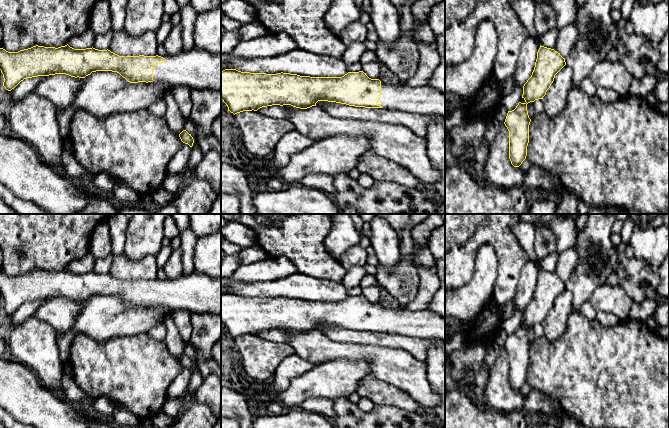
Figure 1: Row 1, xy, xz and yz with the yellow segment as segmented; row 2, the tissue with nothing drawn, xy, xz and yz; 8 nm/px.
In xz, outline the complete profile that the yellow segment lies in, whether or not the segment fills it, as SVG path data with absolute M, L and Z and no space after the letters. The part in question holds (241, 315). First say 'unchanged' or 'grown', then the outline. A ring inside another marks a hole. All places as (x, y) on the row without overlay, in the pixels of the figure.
grown; M236 293L221 295L221 323L234 339L243 335L257 335L272 329L291 329L300 333L316 330L318 325L336 326L355 331L388 332L414 339L445 342L445 318L429 309L411 312L408 309L383 308L371 303L363 295L348 296L342 301L310 301L290 297L250 297Z

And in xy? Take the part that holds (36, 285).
grown; M68 268L58 272L33 270L18 276L8 276L0 272L0 294L3 298L3 310L11 315L26 302L66 298L71 301L85 302L92 296L112 295L119 297L130 307L159 305L171 311L188 310L221 314L221 279L214 279L194 271L175 280L119 280L110 274L95 272L74 273Z

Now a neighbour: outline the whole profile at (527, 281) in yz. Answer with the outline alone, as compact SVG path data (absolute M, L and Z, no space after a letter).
M528 260L522 267L517 288L512 299L516 310L524 310L531 301L539 272L540 268L531 260Z

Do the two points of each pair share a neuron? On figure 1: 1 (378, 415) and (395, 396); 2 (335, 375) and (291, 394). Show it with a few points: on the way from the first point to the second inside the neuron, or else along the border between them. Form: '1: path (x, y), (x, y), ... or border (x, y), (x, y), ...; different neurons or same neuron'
1: border (375, 404), (394, 404), (410, 411); different neurons
2: path (324, 381), (302, 387); same neuron

